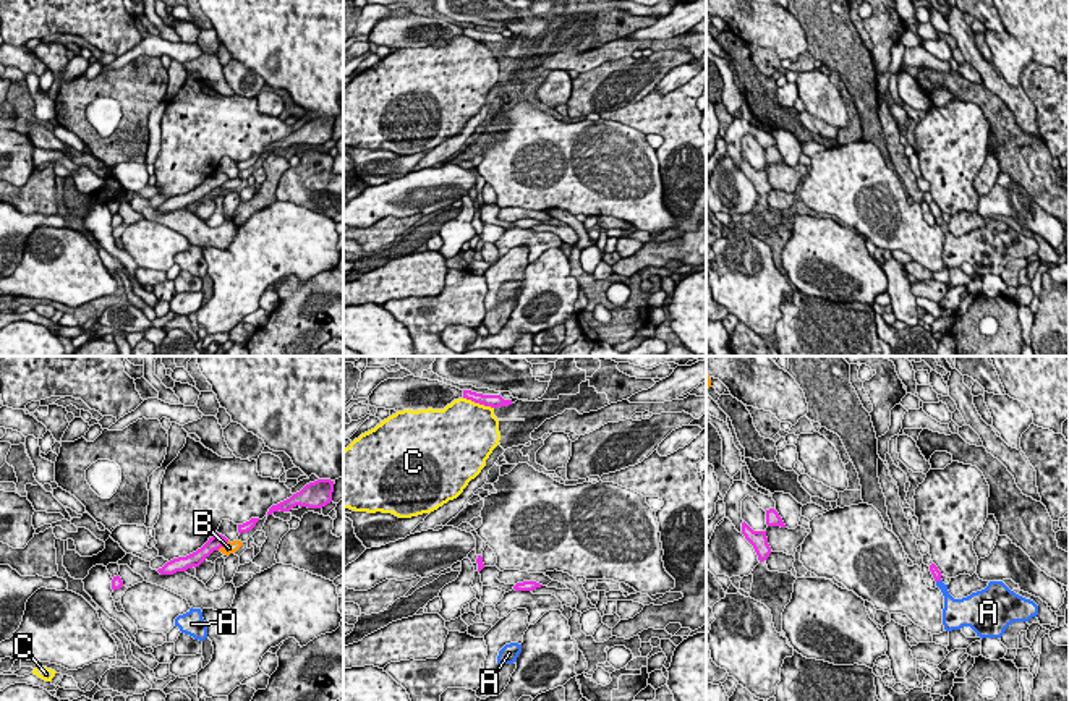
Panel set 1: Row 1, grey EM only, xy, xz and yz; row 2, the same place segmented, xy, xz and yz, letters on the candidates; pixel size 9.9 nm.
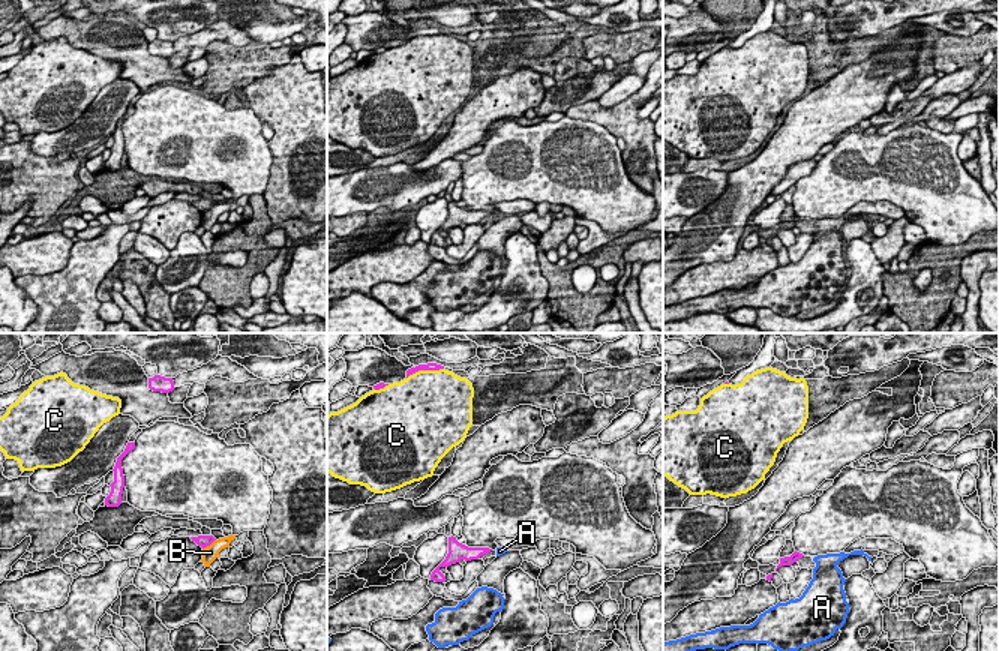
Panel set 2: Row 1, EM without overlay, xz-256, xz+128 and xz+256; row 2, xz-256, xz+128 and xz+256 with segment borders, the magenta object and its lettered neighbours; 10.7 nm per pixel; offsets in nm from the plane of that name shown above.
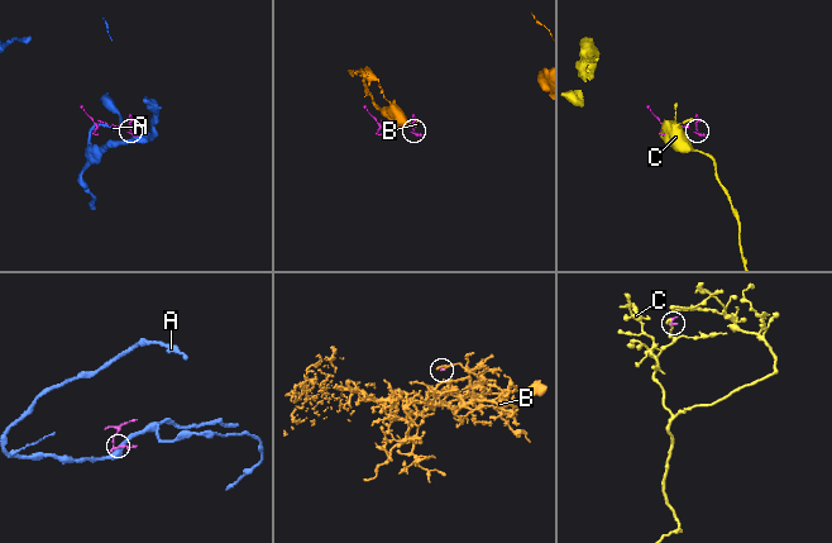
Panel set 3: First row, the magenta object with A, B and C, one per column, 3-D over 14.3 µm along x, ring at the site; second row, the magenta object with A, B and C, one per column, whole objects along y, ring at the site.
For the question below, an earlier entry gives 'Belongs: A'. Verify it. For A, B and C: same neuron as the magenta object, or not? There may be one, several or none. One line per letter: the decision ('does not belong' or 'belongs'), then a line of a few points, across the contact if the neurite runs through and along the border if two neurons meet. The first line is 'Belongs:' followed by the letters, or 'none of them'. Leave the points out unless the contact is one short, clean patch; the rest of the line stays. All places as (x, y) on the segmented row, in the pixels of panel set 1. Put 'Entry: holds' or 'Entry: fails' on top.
Entry: fails
Belongs: none of them
A: does not belong; line yz (941, 580), (936, 582)
B: does not belong; line xy (229, 541), (217, 549)
C: does not belong

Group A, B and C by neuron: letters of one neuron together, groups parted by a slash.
A / B / C

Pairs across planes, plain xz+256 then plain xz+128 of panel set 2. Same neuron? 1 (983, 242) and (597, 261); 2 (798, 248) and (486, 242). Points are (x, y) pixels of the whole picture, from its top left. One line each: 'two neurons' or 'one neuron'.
1: one neuron
2: two neurons

